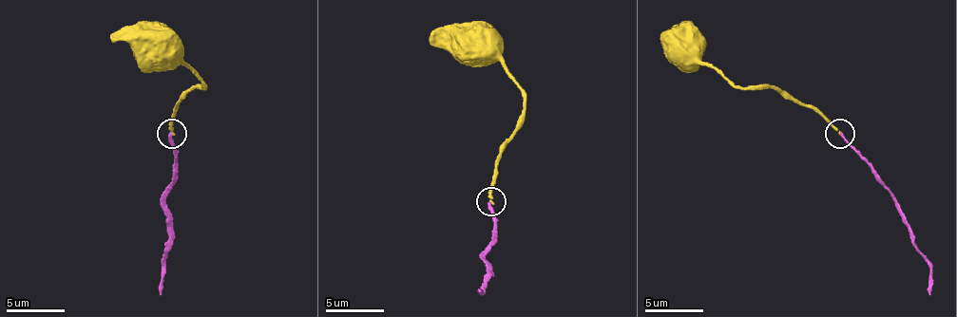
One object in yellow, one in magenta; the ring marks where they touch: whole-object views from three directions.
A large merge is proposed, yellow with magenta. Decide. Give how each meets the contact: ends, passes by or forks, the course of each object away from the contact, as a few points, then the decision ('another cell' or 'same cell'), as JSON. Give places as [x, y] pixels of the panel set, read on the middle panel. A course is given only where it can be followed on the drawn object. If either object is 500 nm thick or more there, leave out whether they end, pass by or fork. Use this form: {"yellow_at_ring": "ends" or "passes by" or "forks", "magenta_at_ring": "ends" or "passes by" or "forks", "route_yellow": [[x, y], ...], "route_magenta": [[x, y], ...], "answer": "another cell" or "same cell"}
{"yellow_at_ring": "ends", "magenta_at_ring": "ends", "route_yellow": [[490, 202], [490, 181], [502, 143], [522, 111], [522, 91], [507, 76], [502, 59], [472, 32], [472, 44]], "route_magenta": [[490, 202], [493, 243], [484, 254], [488, 272], [481, 292], [478, 289]], "answer": "another cell"}

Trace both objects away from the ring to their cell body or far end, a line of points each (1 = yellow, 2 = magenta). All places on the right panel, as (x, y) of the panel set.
1: (840, 133), (774, 89), (730, 83), (716, 68), (698, 63), (680, 65), (672, 57), (683, 46)
2: (840, 133), (893, 196), (910, 243), (930, 270), (928, 295)

